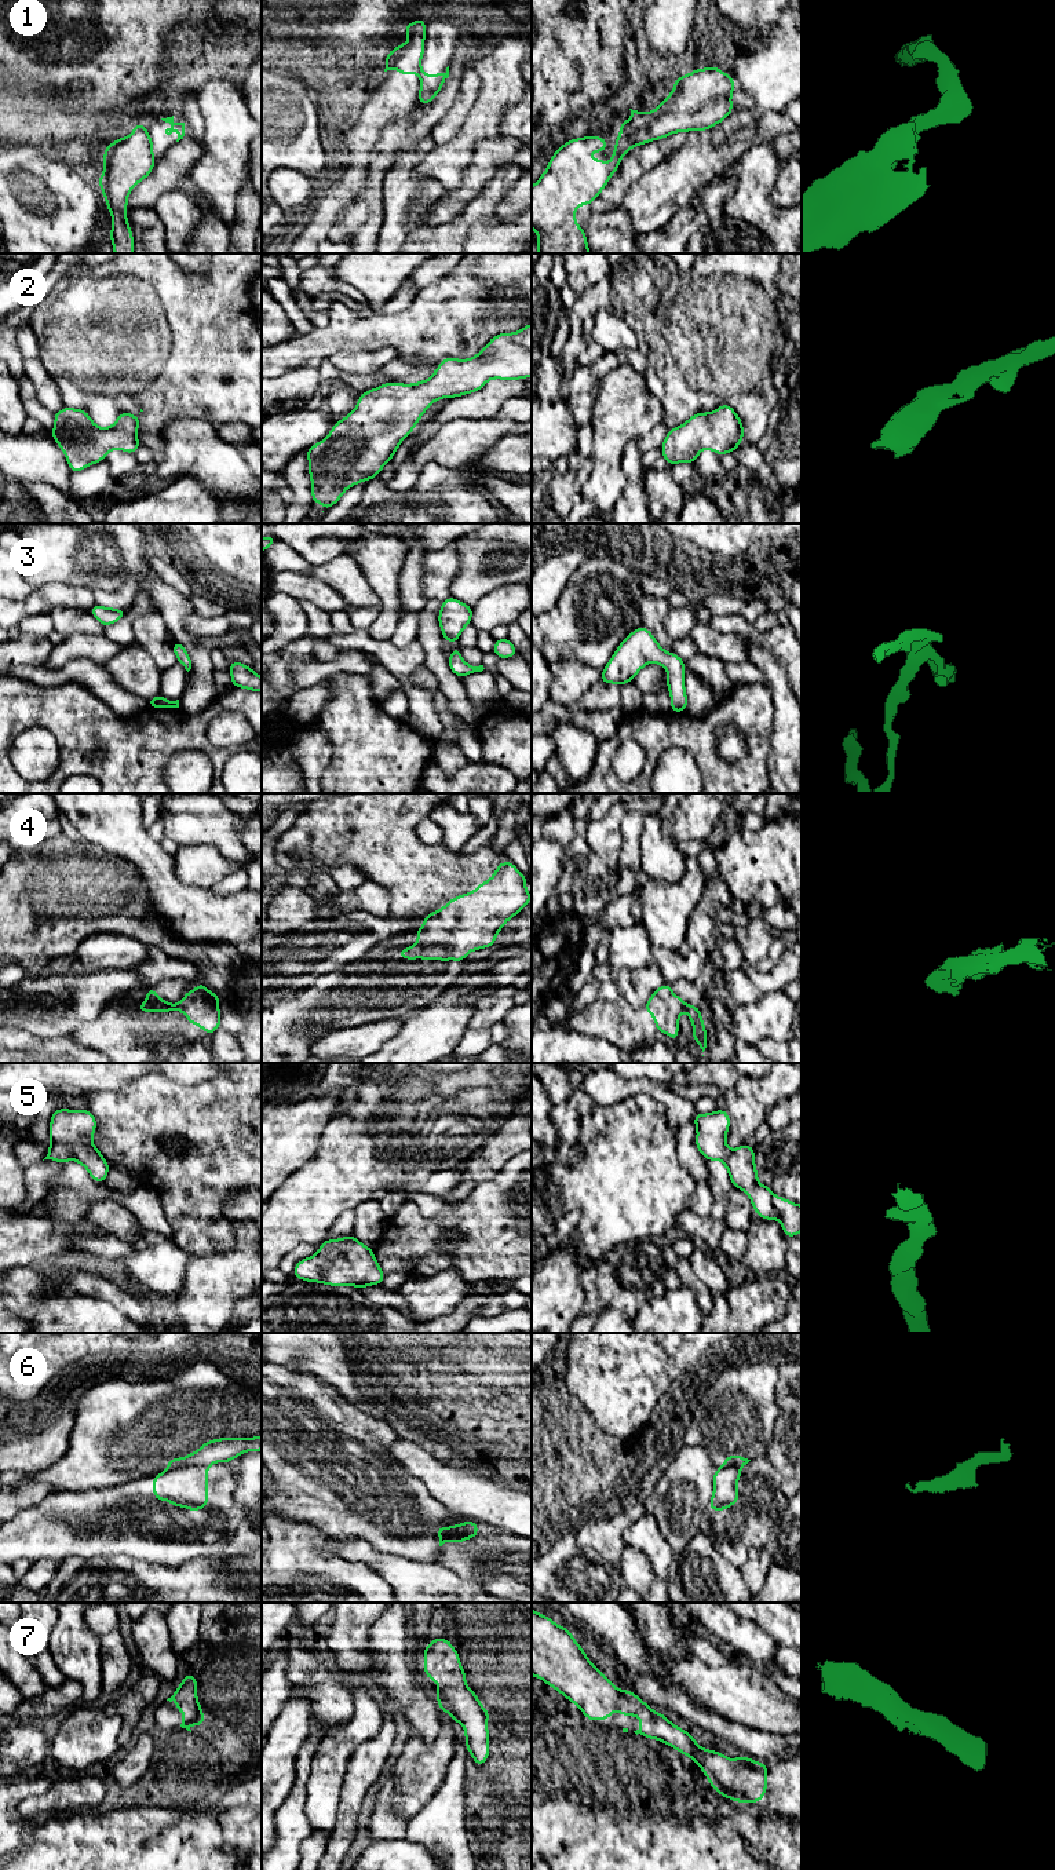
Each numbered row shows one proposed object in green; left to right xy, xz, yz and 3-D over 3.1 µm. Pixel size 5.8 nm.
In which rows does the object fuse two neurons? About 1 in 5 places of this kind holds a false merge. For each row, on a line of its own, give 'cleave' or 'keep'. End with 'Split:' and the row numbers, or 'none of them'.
1: cleave
2: keep
3: keep
4: keep
5: keep
6: cleave
7: keep
Split: 1, 6

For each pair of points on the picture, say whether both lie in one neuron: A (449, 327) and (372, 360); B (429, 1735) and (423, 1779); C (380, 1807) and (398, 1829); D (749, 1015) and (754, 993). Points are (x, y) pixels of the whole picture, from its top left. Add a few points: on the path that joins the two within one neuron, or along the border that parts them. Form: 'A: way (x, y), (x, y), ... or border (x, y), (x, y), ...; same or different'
A: border (361, 350), (391, 347), (397, 357); different
B: border (440, 1724), (438, 1734), (431, 1742), (411, 1734); different
C: way (382, 1812), (393, 1823); same
D: border (763, 994), (751, 1003), (737, 1005); different

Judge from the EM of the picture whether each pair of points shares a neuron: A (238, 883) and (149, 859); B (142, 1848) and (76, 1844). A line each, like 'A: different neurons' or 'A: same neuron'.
A: different neurons
B: same neuron

